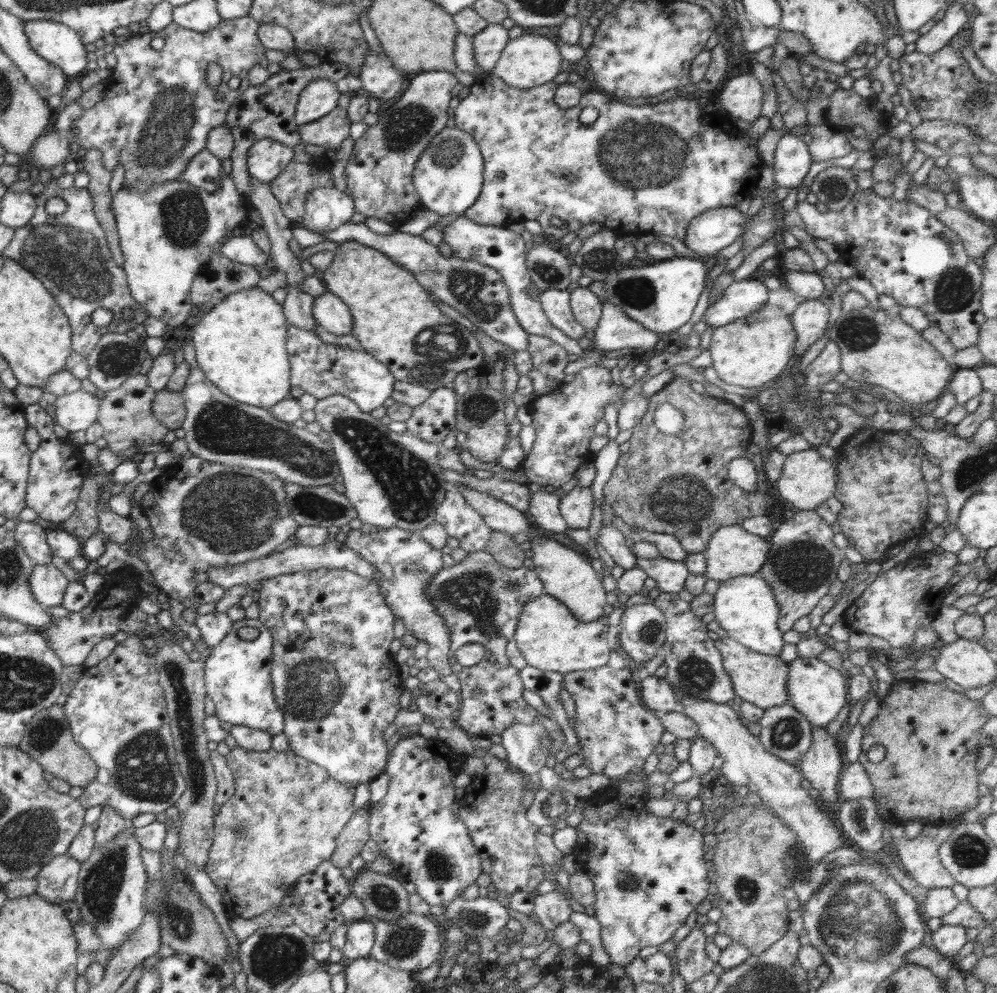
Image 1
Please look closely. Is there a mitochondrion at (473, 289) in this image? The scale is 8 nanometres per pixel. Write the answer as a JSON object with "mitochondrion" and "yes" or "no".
{"mitochondrion":"yes"}

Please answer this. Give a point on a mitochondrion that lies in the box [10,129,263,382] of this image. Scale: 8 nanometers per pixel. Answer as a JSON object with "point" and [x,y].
{"point":[72,258]}

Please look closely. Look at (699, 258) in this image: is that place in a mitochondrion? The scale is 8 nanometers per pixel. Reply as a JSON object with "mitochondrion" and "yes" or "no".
{"mitochondrion":"no"}

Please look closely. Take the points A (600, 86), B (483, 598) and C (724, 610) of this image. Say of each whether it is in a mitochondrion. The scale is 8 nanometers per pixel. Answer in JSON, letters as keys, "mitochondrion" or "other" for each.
{"A":"other","B":"mitochondrion","C":"other"}

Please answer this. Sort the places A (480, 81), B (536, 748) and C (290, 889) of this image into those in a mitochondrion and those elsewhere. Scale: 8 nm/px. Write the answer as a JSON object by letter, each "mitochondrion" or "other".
{"A":"other","B":"mitochondrion","C":"other"}

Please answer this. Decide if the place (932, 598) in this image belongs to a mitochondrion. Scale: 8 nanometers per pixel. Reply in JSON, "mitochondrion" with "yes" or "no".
{"mitochondrion":"no"}

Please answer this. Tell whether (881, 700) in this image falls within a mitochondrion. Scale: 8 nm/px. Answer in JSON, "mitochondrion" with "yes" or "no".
{"mitochondrion":"no"}

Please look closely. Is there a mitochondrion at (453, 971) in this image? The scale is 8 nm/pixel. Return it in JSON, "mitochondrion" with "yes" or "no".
{"mitochondrion":"no"}

